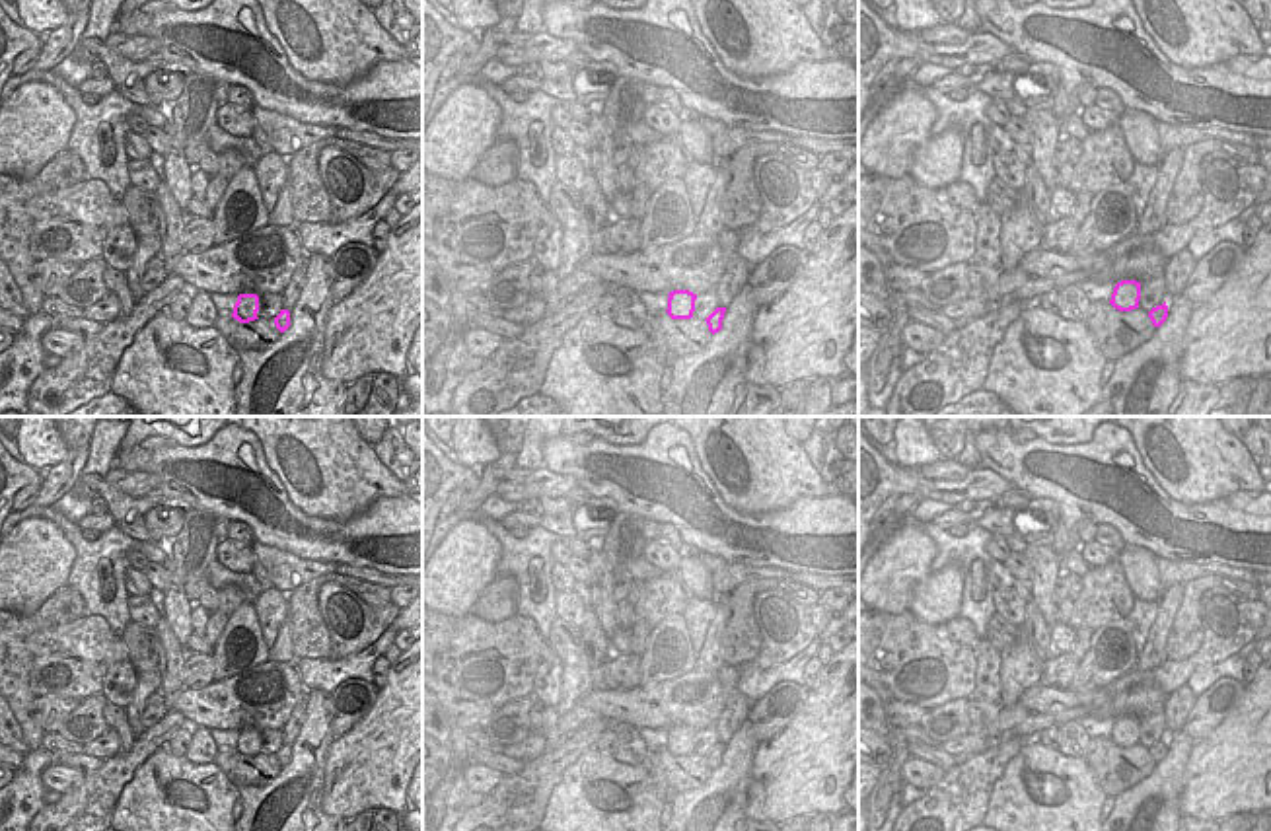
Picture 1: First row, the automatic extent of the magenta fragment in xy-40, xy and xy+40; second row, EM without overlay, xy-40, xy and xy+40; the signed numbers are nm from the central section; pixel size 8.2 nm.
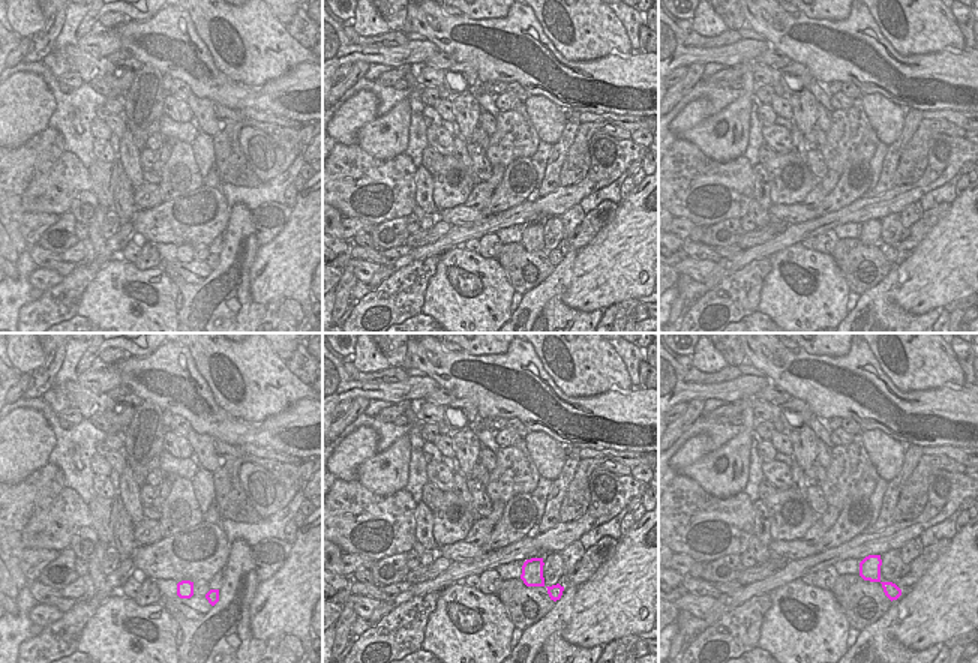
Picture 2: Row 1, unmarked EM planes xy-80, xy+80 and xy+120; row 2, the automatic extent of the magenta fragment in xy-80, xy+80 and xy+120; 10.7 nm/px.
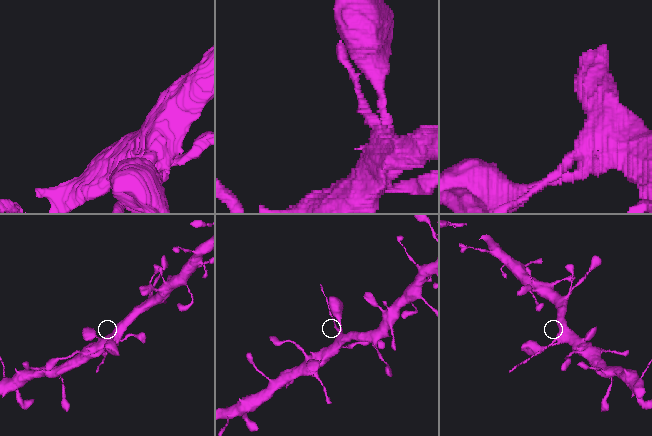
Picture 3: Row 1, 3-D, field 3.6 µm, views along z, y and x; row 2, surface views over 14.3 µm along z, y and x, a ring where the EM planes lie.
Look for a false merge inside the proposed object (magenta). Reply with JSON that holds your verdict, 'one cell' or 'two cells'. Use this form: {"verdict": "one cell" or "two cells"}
{"verdict": "two cells"}

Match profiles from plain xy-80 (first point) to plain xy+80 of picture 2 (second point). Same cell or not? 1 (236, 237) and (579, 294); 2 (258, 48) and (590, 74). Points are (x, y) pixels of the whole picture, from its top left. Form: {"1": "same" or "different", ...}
{"1": "different", "2": "different"}

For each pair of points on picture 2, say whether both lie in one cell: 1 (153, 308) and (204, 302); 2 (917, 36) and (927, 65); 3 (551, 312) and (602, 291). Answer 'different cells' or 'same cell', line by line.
1: different cells
2: different cells
3: different cells

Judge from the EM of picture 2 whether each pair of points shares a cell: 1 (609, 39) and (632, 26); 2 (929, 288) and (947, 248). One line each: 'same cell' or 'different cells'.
1: different cells
2: same cell

